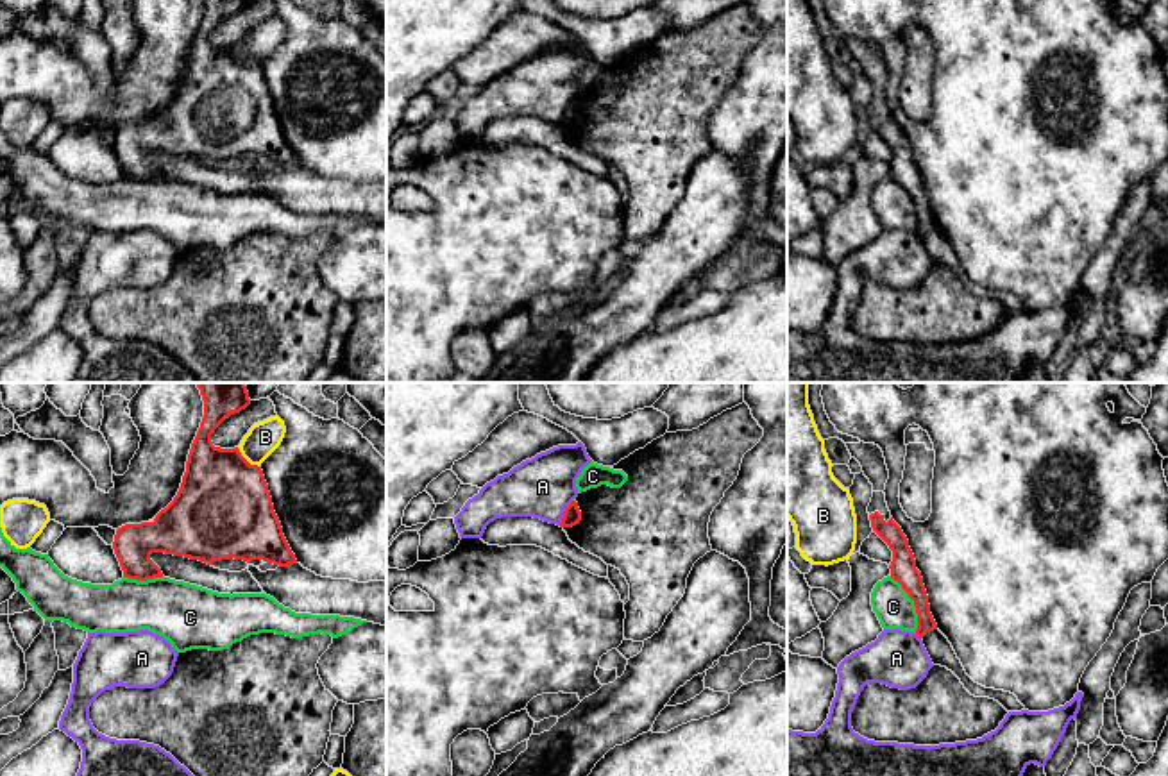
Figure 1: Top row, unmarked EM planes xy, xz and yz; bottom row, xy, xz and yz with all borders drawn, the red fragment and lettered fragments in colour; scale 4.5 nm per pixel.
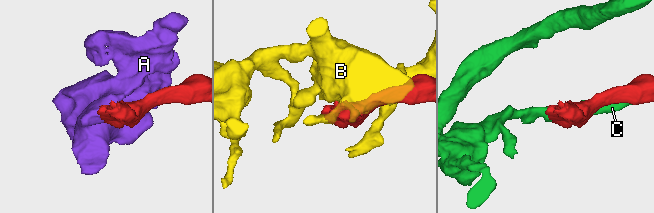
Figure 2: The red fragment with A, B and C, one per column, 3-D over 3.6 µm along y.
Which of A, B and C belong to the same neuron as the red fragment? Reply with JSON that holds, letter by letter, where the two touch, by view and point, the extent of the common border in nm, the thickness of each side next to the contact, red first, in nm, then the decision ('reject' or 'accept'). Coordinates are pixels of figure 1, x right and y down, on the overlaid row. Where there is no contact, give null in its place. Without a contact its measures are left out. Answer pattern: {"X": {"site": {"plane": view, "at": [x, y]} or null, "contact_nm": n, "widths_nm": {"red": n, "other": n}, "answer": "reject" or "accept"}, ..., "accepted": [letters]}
{"A": {"site": {"plane": "xz", "at": [564, 512]}, "contact_nm": 140, "widths_nm": {"red": 80, "other": 280}, "answer": "reject"}, "B": {"site": {"plane": "xy", "at": [245, 460]}, "contact_nm": 140, "widths_nm": {"red": 440, "other": 150}, "answer": "reject"}, "C": {"site": {"plane": "yz", "at": [914, 603]}, "contact_nm": 280, "widths_nm": {"red": 120, "other": 170}, "answer": "reject"}, "accepted": []}

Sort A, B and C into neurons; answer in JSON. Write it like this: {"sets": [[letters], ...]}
{"sets": [["A"], ["B"], ["C"]]}

